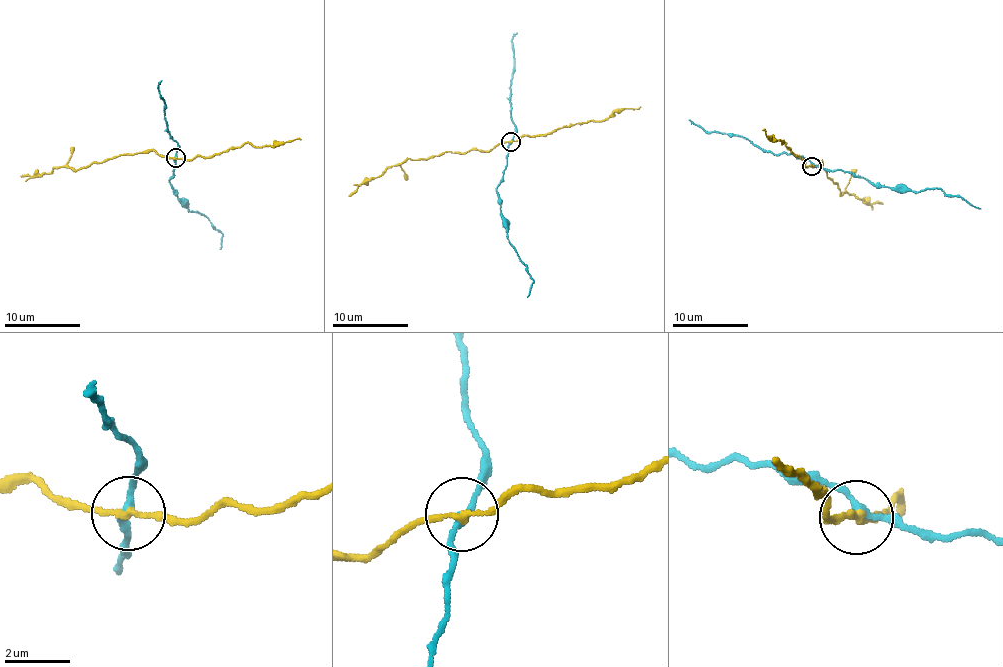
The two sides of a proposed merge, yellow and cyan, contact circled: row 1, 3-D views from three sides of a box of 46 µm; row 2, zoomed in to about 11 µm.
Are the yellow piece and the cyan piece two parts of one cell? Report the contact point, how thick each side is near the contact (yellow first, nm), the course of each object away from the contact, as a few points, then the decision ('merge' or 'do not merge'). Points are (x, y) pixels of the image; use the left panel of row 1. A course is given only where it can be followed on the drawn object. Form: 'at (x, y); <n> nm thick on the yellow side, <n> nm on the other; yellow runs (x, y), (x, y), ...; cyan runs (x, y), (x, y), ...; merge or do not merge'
at (175, 158); 180 nm thick on the yellow side, 190 nm on the other; yellow runs (176, 158), (163, 157), (154, 151), (113, 156), (73, 169), (62, 166), (50, 173), (21, 176); cyan runs (176, 156), (169, 182), (189, 210), (205, 215), (223, 235), (219, 248); do not merge

